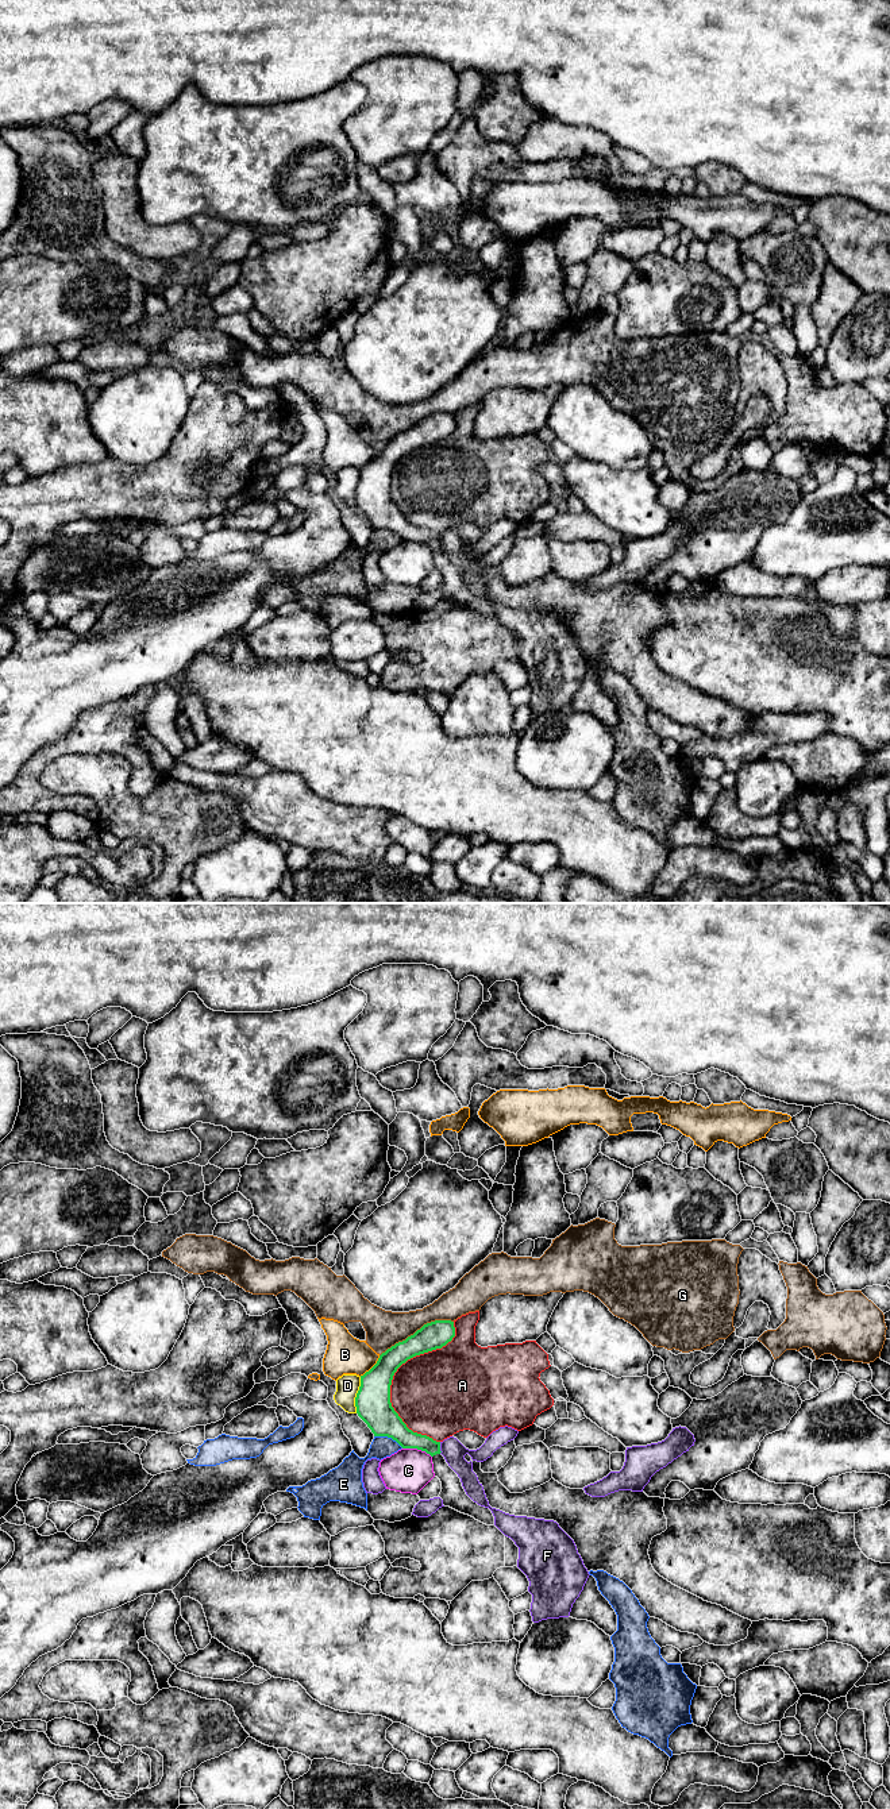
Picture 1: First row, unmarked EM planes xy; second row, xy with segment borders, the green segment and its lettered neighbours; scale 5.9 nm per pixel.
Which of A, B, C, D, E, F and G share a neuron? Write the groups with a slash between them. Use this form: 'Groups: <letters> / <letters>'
Groups: A / B / C / D / E / F / G

